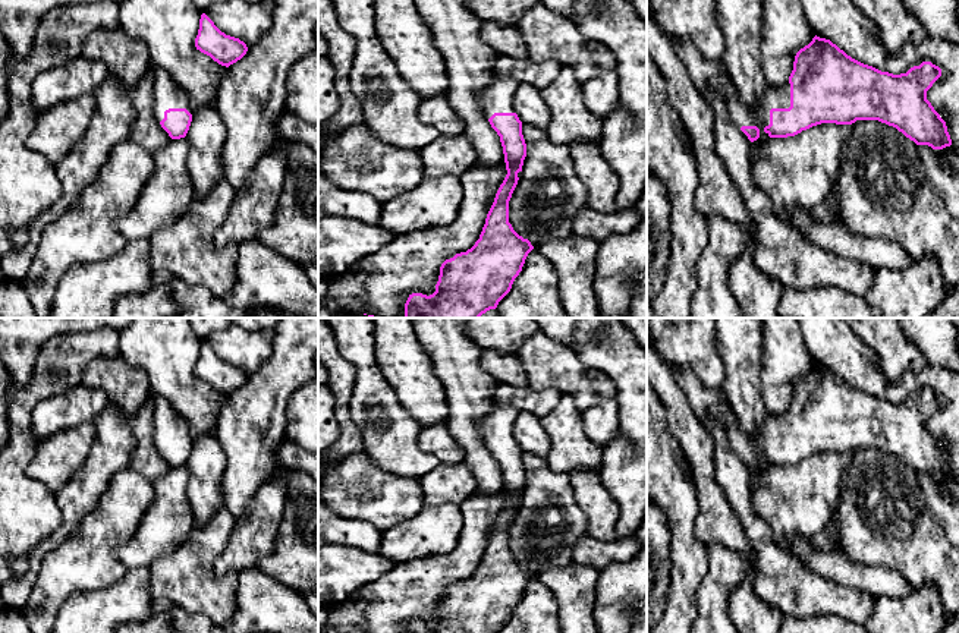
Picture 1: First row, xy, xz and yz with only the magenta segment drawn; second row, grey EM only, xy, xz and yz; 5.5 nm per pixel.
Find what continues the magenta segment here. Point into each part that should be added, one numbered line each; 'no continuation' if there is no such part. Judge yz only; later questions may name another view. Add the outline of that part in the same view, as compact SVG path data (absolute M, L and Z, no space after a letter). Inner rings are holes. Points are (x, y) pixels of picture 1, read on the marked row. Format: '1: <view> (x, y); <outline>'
1: yz (779, 97); M727 72L711 79L711 86L723 94L729 114L736 126L757 126L760 129L760 138L768 135L764 132L764 127L770 125L770 110L790 107L789 82L779 88L768 86L764 92L763 101L755 108L746 108L742 104Z

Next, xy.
1: xy (167, 94); M151 66L154 72L154 116L158 122L164 119L169 108L186 108L191 114L191 97L186 89L177 85L170 75L161 69Z

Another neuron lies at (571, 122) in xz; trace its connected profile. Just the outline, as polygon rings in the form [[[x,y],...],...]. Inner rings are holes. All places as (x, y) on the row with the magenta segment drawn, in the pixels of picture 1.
[[[562,66],[557,78],[540,92],[551,116],[545,129],[551,142],[566,147],[600,144],[604,119],[587,108],[582,85],[570,67]]]

